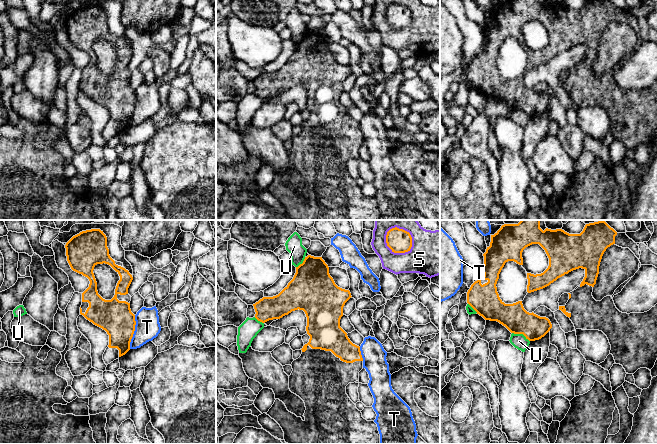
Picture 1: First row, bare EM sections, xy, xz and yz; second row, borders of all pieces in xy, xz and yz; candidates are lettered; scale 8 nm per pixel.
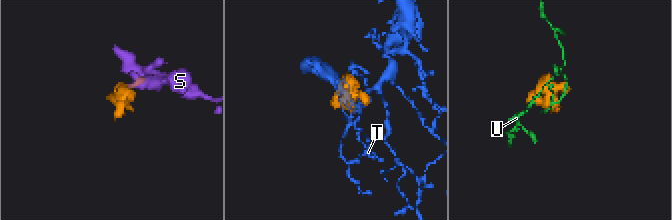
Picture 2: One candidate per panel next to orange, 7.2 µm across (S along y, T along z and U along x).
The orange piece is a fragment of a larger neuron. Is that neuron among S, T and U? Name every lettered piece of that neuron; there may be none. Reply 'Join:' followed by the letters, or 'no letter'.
Join: no letter

